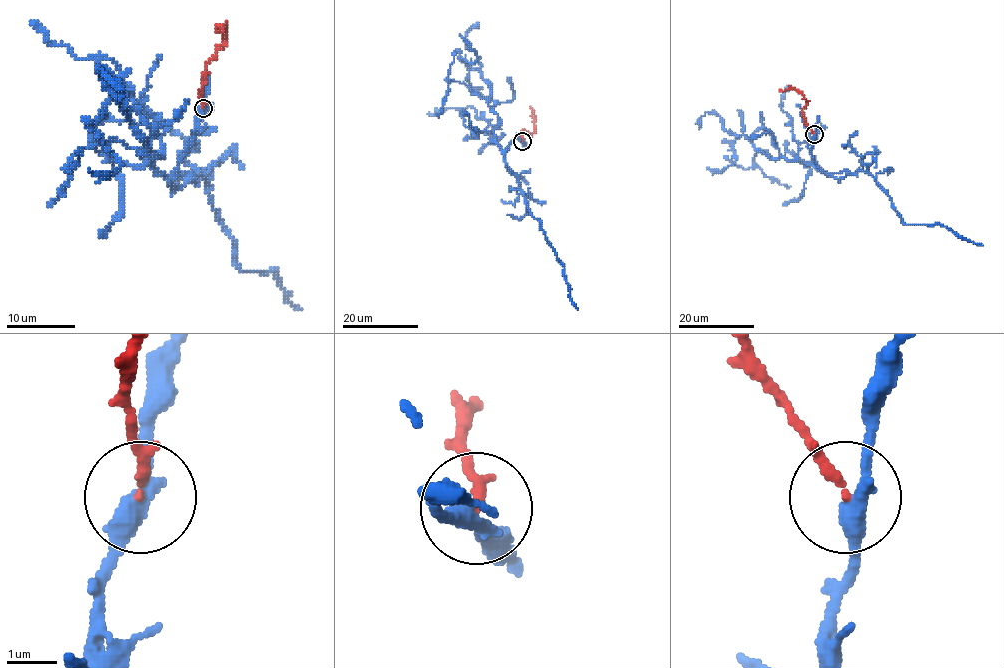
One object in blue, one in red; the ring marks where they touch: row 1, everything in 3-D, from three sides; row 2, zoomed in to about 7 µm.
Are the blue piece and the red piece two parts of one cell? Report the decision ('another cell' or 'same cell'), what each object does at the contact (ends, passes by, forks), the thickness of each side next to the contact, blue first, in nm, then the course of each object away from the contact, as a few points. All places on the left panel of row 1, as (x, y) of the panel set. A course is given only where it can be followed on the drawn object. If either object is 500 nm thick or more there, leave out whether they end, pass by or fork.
another cell; blue passes by; red ends there; 360 nm thick on the blue side, 200 nm on the other; blue runs (203, 108), (169, 178), (198, 173), (236, 264), (275, 271), (302, 310); red runs (203, 108), (201, 91), (206, 77), (206, 63), (215, 56), (225, 39), (222, 27), (215, 29)

